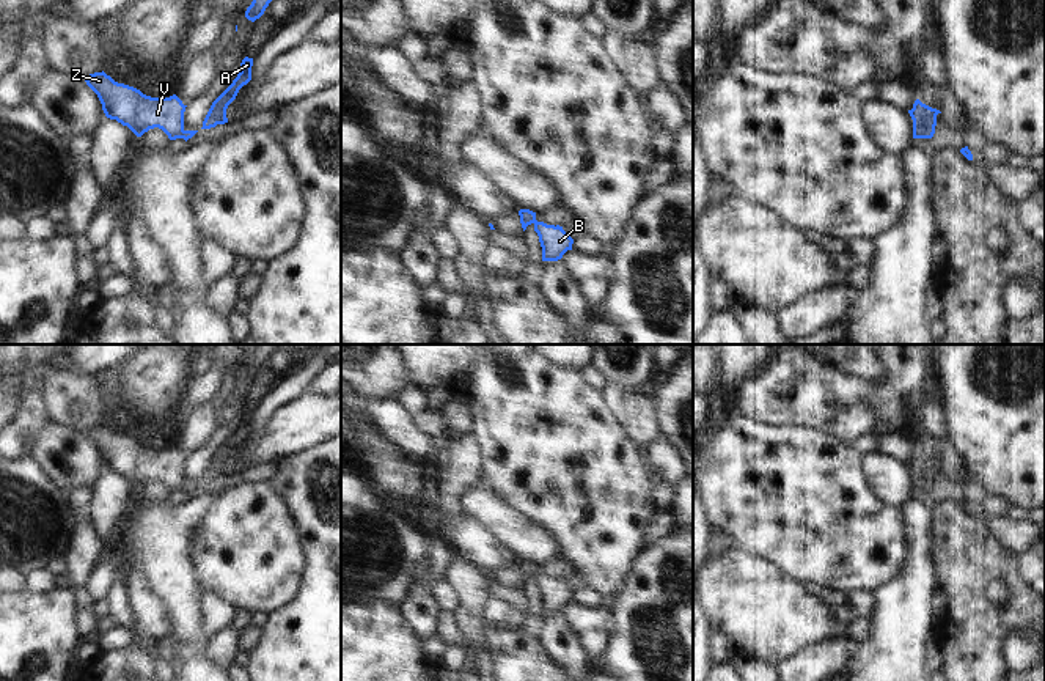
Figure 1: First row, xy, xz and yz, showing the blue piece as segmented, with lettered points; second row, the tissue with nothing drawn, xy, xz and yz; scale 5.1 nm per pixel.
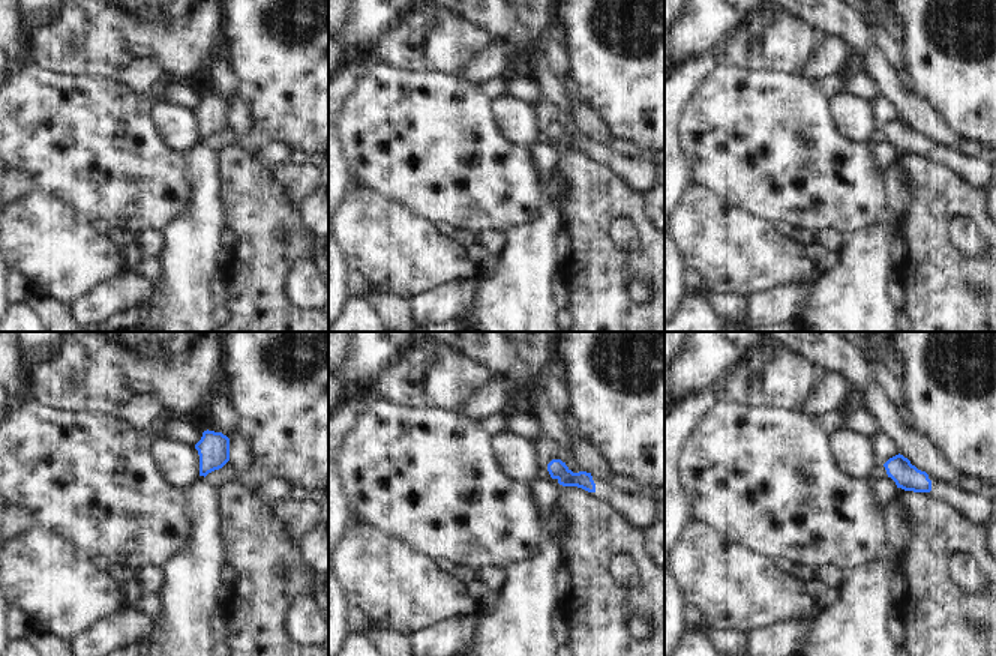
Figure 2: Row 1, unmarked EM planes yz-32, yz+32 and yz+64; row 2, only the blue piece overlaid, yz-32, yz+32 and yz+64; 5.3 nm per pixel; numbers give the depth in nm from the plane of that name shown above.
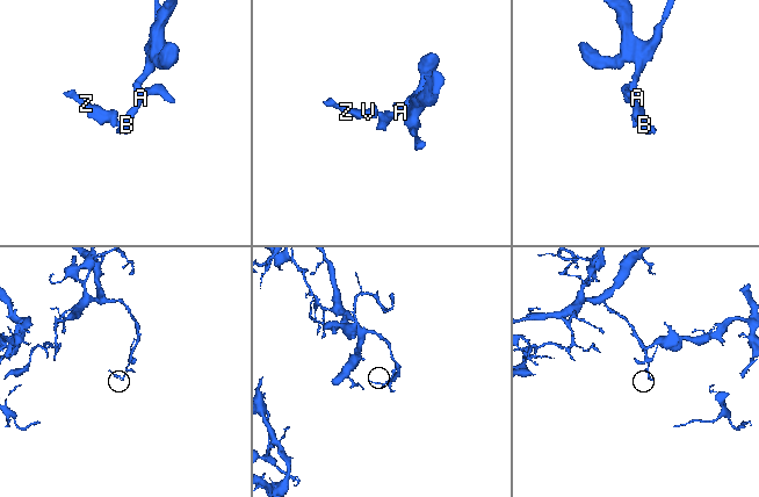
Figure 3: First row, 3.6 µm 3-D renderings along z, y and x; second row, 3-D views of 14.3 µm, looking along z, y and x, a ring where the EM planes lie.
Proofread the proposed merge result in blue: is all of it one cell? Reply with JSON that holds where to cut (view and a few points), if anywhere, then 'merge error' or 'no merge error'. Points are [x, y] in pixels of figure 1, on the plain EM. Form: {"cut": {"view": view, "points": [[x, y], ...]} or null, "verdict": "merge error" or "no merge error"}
{"cut": {"view": "yz", "points": [[934, 480], [929, 480], [921, 489]]}, "verdict": "merge error"}

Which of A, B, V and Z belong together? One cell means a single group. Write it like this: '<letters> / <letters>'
A B / V Z

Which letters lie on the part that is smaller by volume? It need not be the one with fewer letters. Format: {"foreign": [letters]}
{"foreign": ["V", "Z"]}

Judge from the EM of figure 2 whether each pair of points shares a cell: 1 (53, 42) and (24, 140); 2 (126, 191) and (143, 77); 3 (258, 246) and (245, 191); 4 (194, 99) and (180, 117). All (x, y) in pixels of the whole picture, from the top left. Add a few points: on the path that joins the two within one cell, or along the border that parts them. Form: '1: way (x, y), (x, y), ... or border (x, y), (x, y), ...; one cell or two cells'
1: border (36, 62), (47, 69), (80, 77); two cells
2: border (113, 77), (146, 96); two cells
3: way (258, 233), (258, 210), (255, 204); one cell
4: border (155, 101), (171, 101), (194, 110); two cells

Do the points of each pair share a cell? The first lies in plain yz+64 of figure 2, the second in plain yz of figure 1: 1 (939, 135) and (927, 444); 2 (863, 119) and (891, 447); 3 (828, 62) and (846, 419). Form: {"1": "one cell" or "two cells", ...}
{"1": "one cell", "2": "two cells", "3": "one cell"}

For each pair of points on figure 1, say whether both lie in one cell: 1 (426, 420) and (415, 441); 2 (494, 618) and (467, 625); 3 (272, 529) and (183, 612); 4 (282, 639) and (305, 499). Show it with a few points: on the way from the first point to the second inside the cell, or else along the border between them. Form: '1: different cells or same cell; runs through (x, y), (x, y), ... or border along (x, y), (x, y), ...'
1: different cells; border along (410, 415), (420, 428), (443, 439)
2: different cells; border along (489, 596), (480, 617)
3: different cells; border along (189, 552), (194, 576), (201, 587)
4: same cell; runs through (318, 607), (318, 535)

